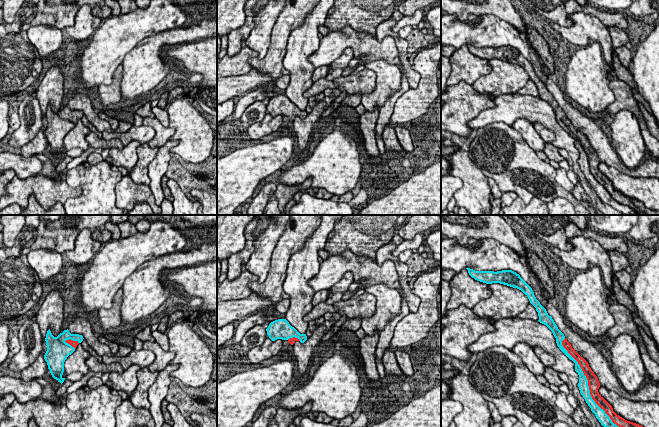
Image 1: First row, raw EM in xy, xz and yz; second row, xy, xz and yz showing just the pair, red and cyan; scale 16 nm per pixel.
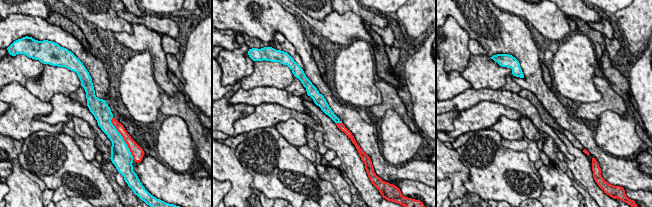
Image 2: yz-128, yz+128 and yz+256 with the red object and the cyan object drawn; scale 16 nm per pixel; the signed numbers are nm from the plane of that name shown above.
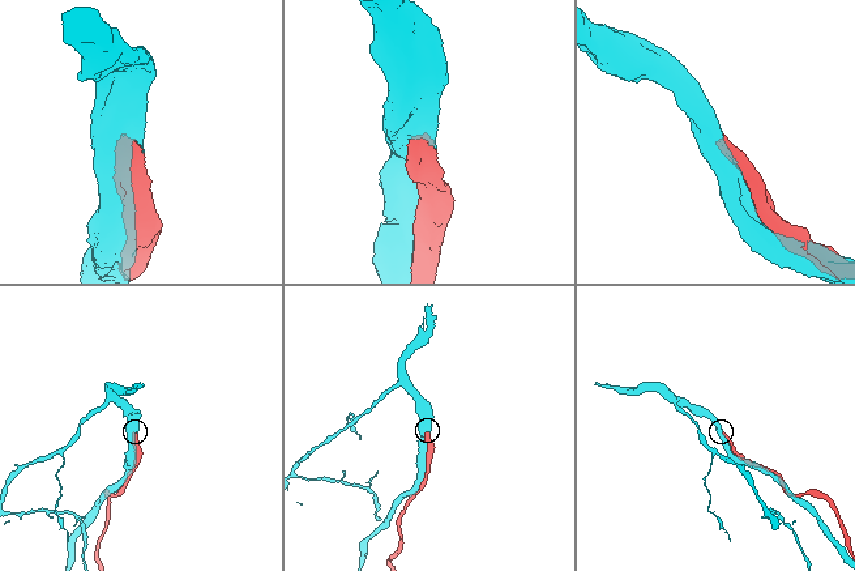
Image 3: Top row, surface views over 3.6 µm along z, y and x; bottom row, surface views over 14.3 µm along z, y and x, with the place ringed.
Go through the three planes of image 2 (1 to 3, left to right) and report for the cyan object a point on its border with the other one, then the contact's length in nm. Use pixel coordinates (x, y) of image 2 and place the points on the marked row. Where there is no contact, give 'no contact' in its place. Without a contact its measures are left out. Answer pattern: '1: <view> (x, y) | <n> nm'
1: yz-128 (123, 138) | 750 nm
2: yz+128 (339, 123) | 100 nm
3: no contact

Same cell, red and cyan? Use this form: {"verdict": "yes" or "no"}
{"verdict": "yes"}

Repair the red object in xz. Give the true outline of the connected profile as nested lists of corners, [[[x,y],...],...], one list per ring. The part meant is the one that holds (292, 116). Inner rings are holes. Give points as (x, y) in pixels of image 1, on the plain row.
[[[286,95],[271,98],[266,107],[272,117],[282,115],[293,121],[296,117],[304,119],[307,116],[306,110],[300,110]]]

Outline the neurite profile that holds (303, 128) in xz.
[[[325,96],[313,107],[312,111],[307,114],[304,119],[295,117],[293,120],[293,126],[296,133],[298,147],[300,149],[307,149],[316,122],[321,118],[322,113],[334,102],[334,100],[334,96]]]

